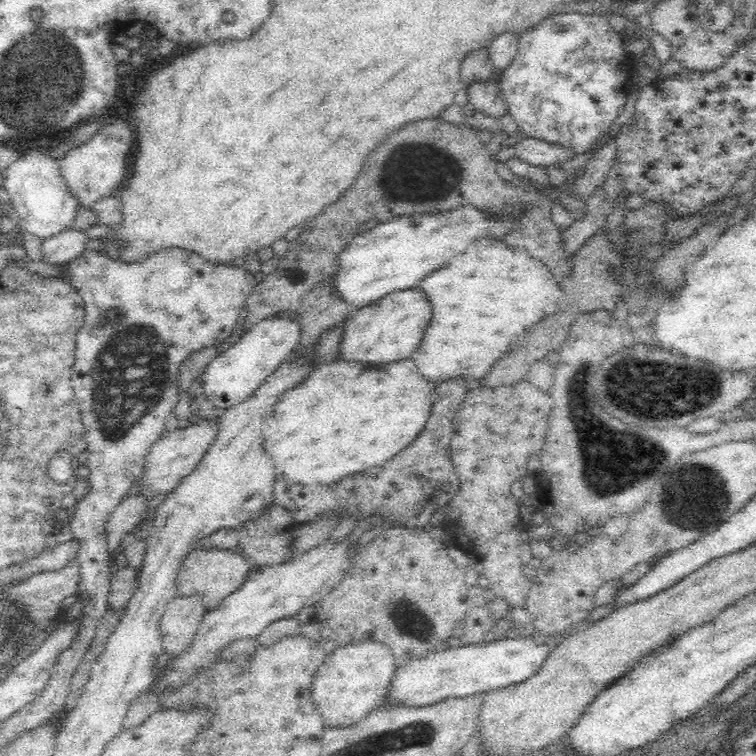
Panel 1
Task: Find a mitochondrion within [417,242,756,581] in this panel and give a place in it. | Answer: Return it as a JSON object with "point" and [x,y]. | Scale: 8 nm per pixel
{"point":[657,391]}

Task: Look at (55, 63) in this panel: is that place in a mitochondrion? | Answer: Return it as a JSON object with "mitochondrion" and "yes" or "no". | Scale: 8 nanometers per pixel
{"mitochondrion":"yes"}

